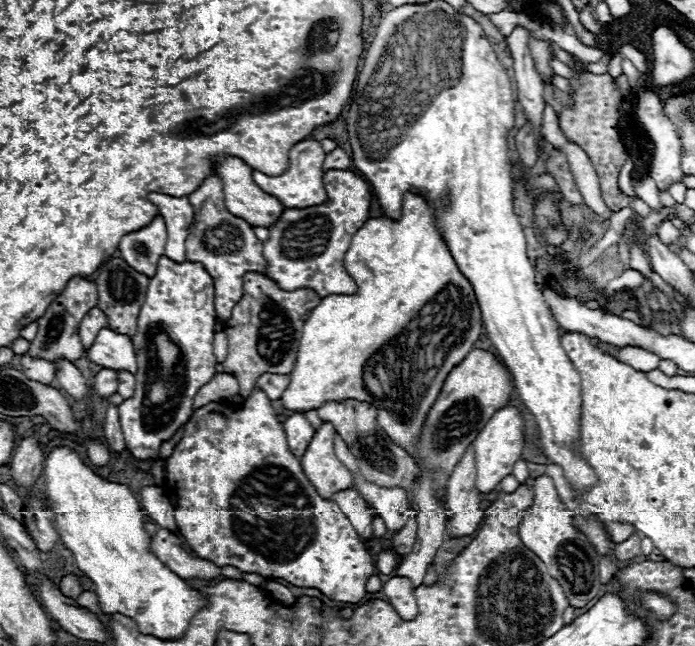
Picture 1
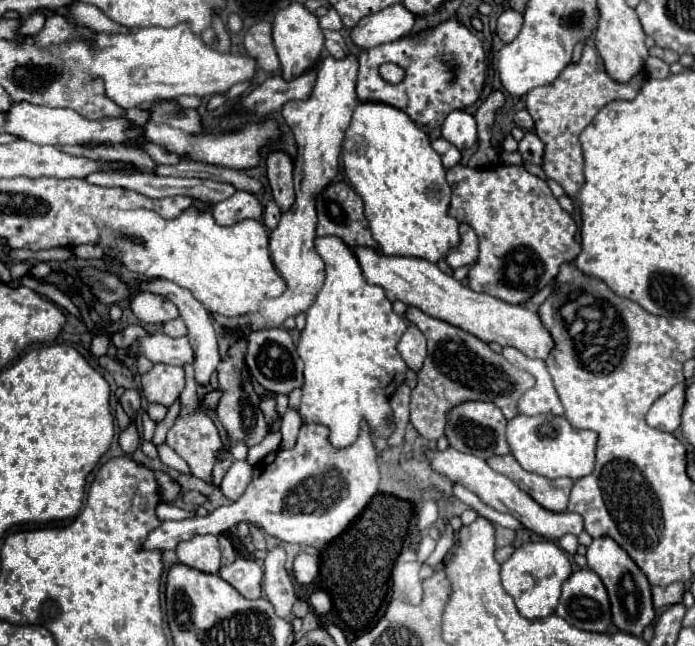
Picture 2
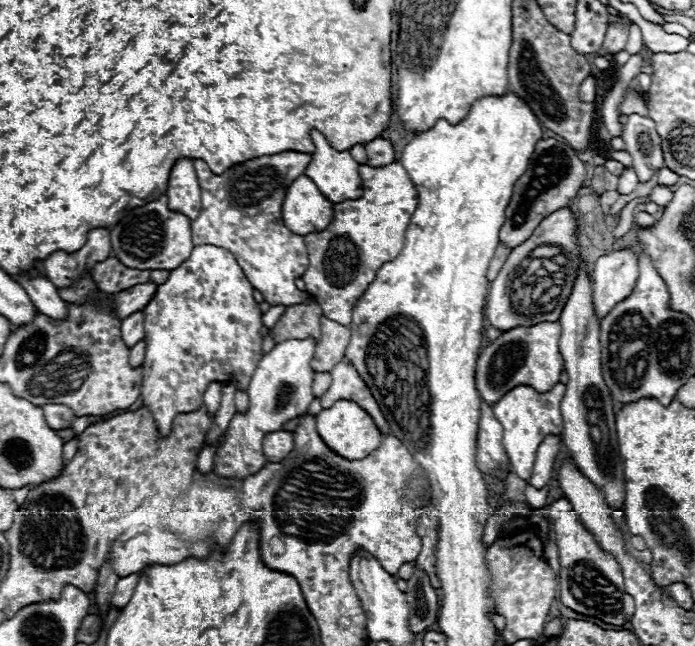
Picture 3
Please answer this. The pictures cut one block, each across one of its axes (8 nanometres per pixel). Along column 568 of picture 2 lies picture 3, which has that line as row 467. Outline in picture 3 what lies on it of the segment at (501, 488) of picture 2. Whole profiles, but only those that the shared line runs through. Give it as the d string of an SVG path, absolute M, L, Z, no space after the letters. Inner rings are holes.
M520 384L516 388L512 388L510 392L506 392L494 406L494 416L498 418L498 422L504 428L504 450L506 456L510 460L512 472L516 476L520 476L522 480L528 480L532 476L532 468L534 468L534 460L536 460L536 450L542 444L542 440L548 434L560 434L562 432L562 416L560 416L560 402L564 398L566 386L564 384L556 384L550 392L536 392L532 386Z

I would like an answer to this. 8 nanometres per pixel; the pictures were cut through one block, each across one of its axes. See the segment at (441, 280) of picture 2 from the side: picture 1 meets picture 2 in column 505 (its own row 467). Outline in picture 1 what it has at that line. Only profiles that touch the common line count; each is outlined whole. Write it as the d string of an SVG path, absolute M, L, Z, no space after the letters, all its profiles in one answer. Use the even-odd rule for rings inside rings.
M324 422L308 444L306 454L300 458L306 478L314 482L314 488L322 498L330 498L340 490L352 488L350 470L334 454L334 432L334 426Z

